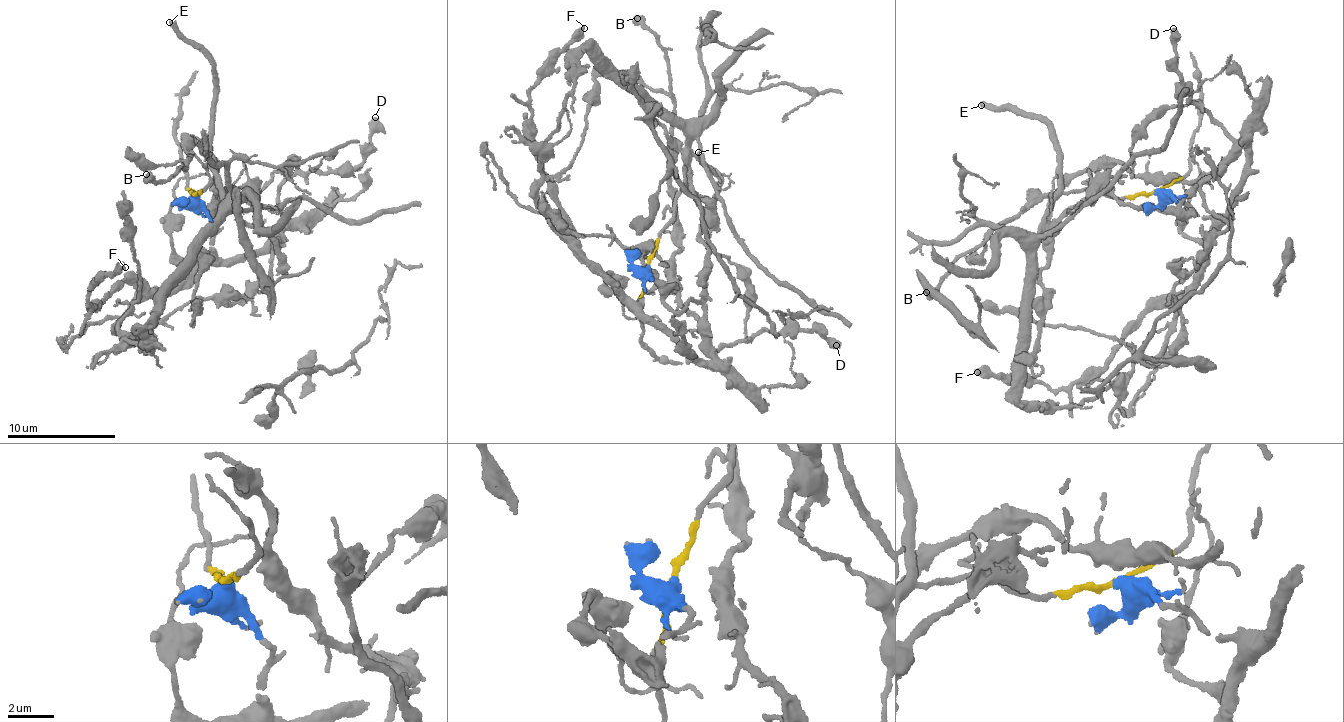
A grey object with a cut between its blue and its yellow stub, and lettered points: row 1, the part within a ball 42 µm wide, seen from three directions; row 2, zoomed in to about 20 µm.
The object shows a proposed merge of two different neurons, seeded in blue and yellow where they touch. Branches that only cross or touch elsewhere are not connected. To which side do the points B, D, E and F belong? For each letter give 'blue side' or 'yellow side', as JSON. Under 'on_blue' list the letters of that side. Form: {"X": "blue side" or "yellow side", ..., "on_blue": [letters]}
{"B": "blue side", "D": "blue side", "E": "yellow side", "F": "blue side", "on_blue": ["B", "D", "F"]}

